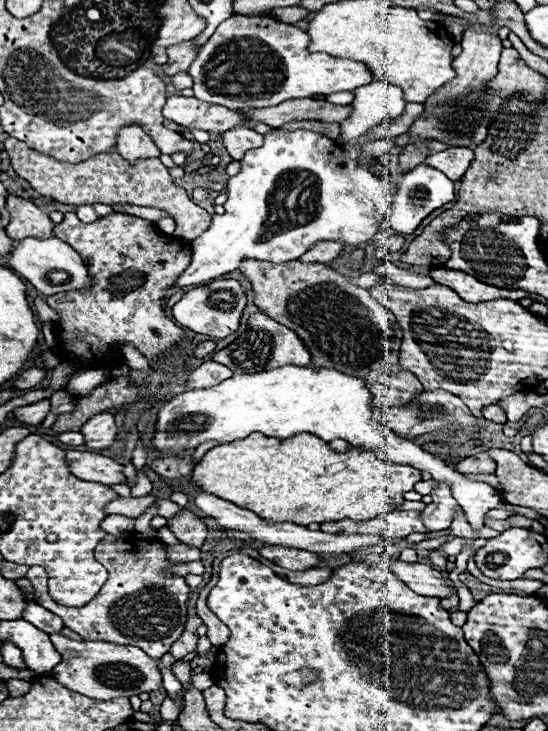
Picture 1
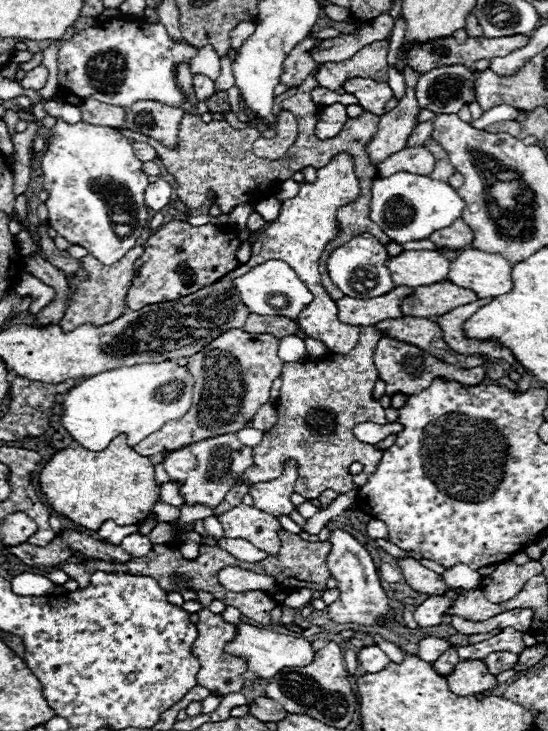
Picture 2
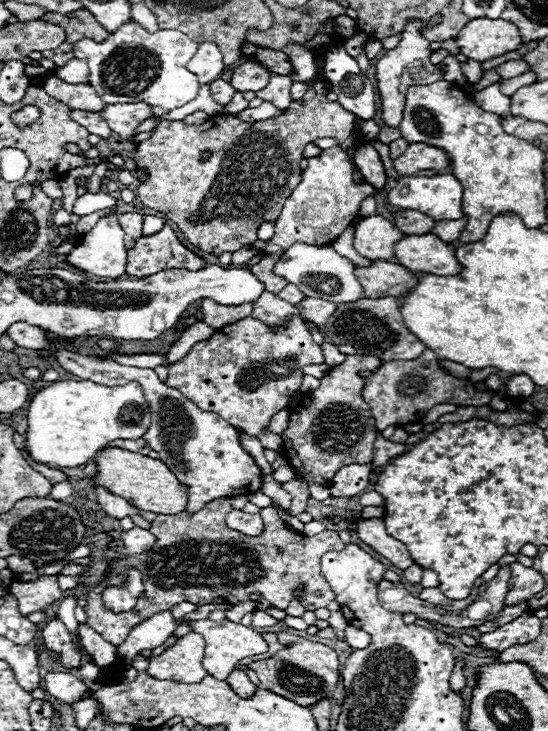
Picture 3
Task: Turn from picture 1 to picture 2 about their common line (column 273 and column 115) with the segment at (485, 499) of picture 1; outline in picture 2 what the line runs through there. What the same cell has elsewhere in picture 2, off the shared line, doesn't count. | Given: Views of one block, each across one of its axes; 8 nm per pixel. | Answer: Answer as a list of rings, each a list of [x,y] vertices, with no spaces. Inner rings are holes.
[[[174,360],[160,364],[138,364],[108,370],[76,384],[62,402],[62,426],[86,450],[100,452],[118,434],[128,436],[128,446],[136,446],[168,420],[180,418],[192,404],[194,378]]]

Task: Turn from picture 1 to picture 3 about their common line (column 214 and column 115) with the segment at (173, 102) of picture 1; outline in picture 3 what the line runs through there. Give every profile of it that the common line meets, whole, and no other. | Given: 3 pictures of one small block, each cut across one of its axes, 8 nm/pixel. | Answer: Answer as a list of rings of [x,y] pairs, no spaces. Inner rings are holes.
[[[138,102],[138,104],[108,104],[100,114],[102,114],[102,118],[106,118],[106,122],[112,128],[112,132],[118,134],[126,142],[132,142],[134,140],[134,130],[146,118],[154,116],[150,104],[146,104],[146,102]]]

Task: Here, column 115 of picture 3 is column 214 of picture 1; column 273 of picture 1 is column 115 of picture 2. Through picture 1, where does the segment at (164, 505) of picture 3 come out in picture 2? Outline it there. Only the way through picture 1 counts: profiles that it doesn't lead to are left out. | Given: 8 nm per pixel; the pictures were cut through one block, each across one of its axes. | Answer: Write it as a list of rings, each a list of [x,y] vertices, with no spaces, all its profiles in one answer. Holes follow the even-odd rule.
[[[120,434],[118,438],[114,438],[110,446],[100,452],[90,452],[90,450],[84,450],[82,446],[64,448],[56,452],[40,472],[40,486],[56,512],[64,514],[72,522],[90,530],[98,530],[106,520],[114,520],[118,524],[138,524],[148,514],[152,514],[154,504],[160,500],[160,486],[156,484],[152,462],[146,456],[136,454],[126,444],[126,434]]]

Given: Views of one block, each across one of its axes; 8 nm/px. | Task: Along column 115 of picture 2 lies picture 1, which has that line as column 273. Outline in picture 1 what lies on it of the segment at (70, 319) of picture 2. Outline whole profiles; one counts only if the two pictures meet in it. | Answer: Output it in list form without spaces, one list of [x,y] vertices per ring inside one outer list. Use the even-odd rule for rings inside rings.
[[[244,260],[238,270],[252,282],[252,290],[256,292],[254,304],[266,316],[274,318],[282,326],[290,328],[298,334],[304,346],[310,352],[310,366],[312,368],[334,368],[342,374],[362,378],[372,394],[372,408],[386,408],[386,406],[406,406],[414,400],[424,388],[414,378],[414,374],[402,370],[398,366],[398,350],[402,340],[402,330],[394,318],[394,314],[382,306],[378,300],[370,296],[366,288],[352,284],[346,276],[326,268],[324,264],[302,264],[300,260],[284,262],[284,264],[268,264],[258,260]]]

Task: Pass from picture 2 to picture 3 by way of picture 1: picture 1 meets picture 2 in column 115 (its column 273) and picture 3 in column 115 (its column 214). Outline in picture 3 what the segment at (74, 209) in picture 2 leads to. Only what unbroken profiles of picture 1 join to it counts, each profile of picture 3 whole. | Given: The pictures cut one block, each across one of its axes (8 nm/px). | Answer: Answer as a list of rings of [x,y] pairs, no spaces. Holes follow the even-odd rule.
[[[118,216],[100,218],[98,224],[80,238],[66,262],[94,276],[120,278],[126,272],[126,248]]]

